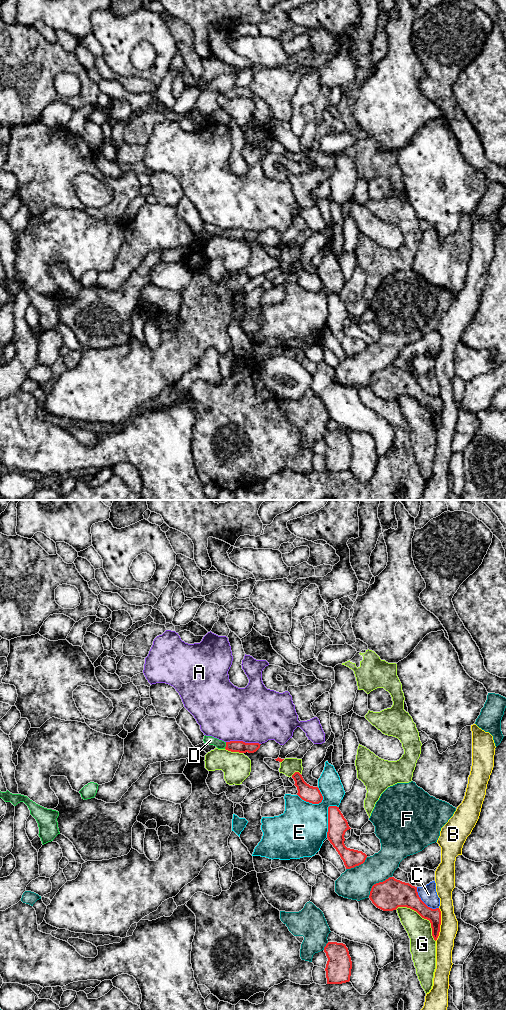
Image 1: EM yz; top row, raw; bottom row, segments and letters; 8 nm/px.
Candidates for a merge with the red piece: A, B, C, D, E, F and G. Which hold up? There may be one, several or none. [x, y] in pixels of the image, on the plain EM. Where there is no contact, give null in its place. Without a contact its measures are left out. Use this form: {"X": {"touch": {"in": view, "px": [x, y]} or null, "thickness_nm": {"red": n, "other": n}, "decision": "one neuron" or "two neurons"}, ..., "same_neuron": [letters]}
{"A": {"touch": {"in": "yz", "px": [242, 229]}, "thickness_nm": {"red": 100, "other": 460}, "decision": "two neurons"}, "B": {"touch": {"in": "yz", "px": [440, 412]}, "thickness_nm": {"red": 110, "other": 140}, "decision": "two neurons"}, "C": {"touch": {"in": "yz", "px": [423, 390]}, "thickness_nm": {"red": 220, "other": 140}, "decision": "two neurons"}, "D": {"touch": {"in": "yz", "px": [226, 233]}, "thickness_nm": {"red": 100, "other": 70}, "decision": "one neuron"}, "E": {"touch": {"in": "yz", "px": [328, 306]}, "thickness_nm": {"red": 160, "other": 400}, "decision": "two neurons"}, "F": {"touch": {"in": "yz", "px": [376, 371]}, "thickness_nm": {"red": 240, "other": 260}, "decision": "two neurons"}, "G": {"touch": {"in": "yz", "px": [422, 405]}, "thickness_nm": {"red": 200, "other": 200}, "decision": "two neurons"}, "same_neuron": ["D"]}

